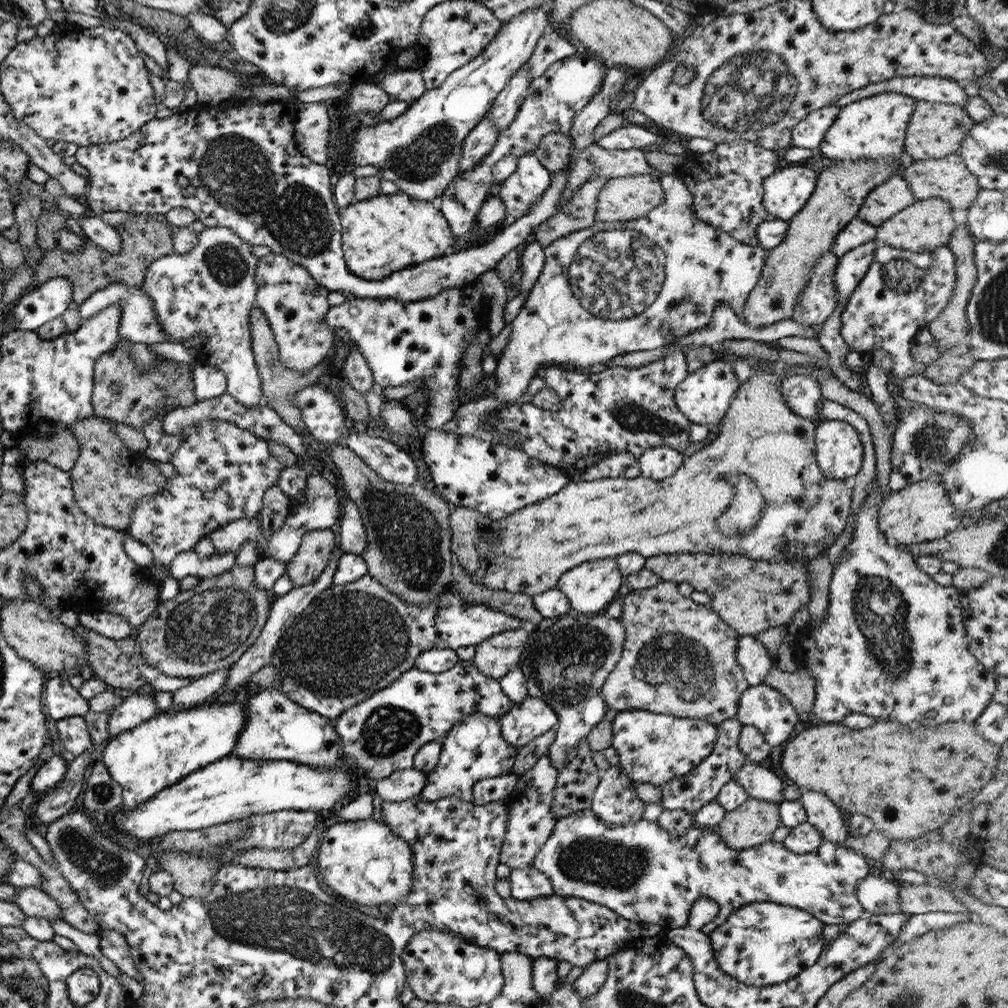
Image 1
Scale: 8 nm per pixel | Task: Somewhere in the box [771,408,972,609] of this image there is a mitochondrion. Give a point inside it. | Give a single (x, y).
(932, 443)

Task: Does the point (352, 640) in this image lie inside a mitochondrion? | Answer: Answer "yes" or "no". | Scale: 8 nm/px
yes

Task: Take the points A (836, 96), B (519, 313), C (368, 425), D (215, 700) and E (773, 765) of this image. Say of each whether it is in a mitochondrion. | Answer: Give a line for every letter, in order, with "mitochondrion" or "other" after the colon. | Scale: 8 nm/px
A: other
B: other
C: other
D: other
E: other

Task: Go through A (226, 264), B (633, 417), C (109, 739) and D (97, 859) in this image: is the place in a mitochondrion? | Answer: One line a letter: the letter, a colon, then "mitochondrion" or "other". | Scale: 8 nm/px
A: mitochondrion
B: mitochondrion
C: other
D: mitochondrion

